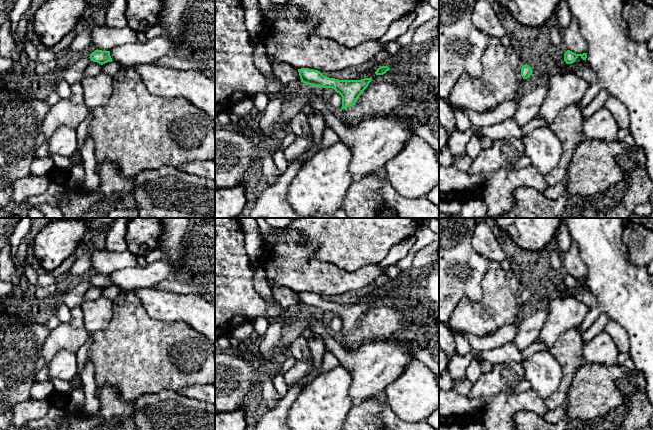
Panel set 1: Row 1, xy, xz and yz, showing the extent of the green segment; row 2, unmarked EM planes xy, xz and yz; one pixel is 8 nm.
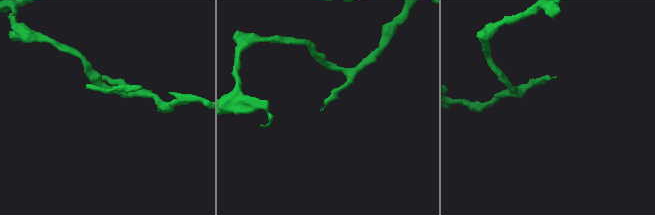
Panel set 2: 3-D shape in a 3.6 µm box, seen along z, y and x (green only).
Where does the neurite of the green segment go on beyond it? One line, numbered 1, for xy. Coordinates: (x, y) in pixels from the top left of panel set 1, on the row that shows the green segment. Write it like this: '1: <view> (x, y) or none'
1: none

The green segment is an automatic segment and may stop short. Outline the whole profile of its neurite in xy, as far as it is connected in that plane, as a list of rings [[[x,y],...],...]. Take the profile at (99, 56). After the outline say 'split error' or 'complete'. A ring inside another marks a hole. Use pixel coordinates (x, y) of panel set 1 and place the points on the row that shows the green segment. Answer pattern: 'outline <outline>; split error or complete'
outline [[[98,49],[92,52],[89,58],[91,59],[91,61],[97,62],[101,65],[113,61],[110,56],[110,51],[102,51]]]; complete

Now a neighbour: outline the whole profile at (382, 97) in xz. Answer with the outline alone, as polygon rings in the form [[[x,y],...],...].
[[[400,78],[380,80],[369,85],[353,106],[340,110],[340,120],[345,126],[355,128],[369,117],[393,112],[403,103],[403,97]]]

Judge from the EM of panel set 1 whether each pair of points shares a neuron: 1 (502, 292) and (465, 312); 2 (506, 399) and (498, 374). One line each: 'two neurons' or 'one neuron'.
1: one neuron
2: two neurons

